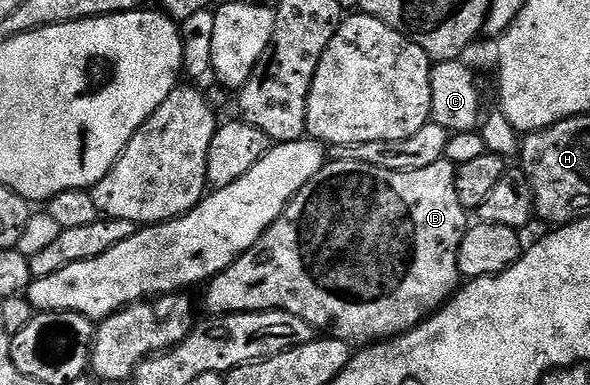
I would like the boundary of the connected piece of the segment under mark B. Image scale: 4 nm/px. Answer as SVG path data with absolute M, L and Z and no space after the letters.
M330 160L315 175L315 179L311 179L311 183L307 183L303 191L295 195L295 199L291 199L283 215L279 215L279 219L271 223L265 234L245 254L235 259L231 267L227 267L204 286L205 305L210 309L208 312L213 315L224 315L266 313L278 309L284 313L299 315L299 319L303 319L303 323L307 323L315 331L330 337L338 337L351 347L368 347L409 333L422 321L428 321L457 292L463 281L459 271L459 247L463 243L465 232L471 228L471 220L469 221L470 214L463 207L463 203L459 203L459 195L455 192L456 174L457 166L446 160L431 163L431 167L423 167L423 171L395 171L383 167L371 167L367 163L358 161Z

